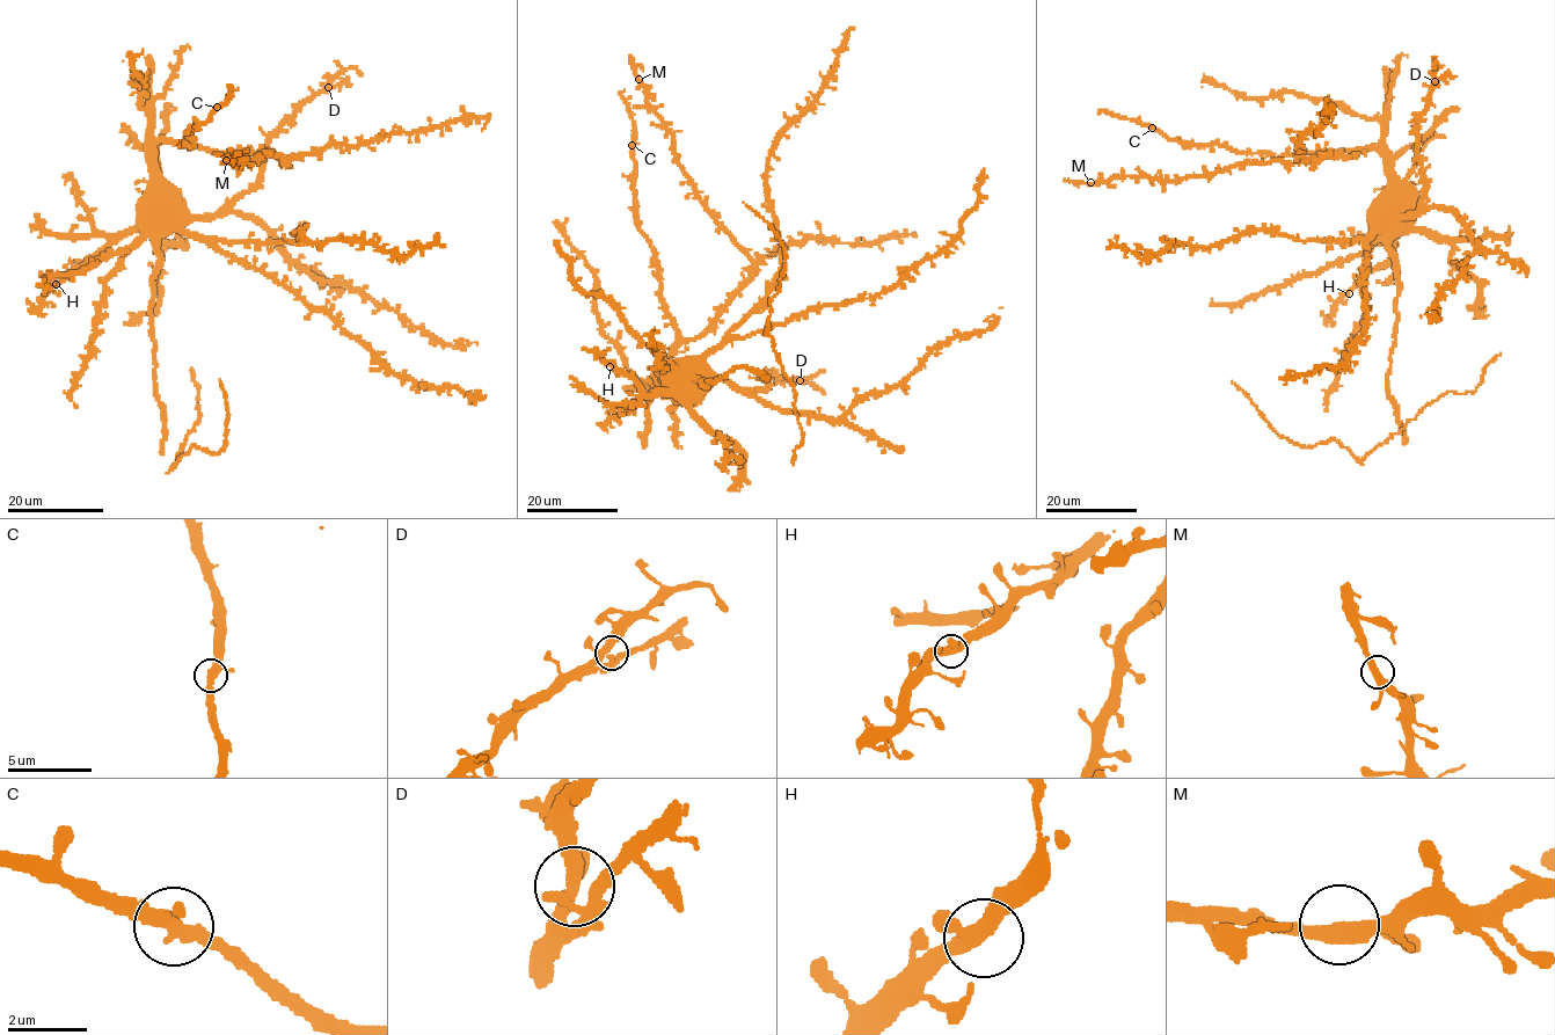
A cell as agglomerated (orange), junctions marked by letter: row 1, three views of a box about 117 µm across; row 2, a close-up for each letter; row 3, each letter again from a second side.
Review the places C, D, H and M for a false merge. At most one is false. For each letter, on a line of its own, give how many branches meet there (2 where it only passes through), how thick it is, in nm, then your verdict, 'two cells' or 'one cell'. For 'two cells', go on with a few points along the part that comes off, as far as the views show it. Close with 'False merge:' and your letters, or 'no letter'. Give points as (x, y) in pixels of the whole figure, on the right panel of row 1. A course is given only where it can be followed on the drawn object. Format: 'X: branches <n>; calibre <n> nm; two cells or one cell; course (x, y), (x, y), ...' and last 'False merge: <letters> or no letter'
C: branches 3; calibre 320 nm; one cell
D: branches 4; calibre 320 nm; one cell
H: branches 3; calibre 360 nm; one cell
M: branches 3; calibre 360 nm; one cell
False merge: no letter

